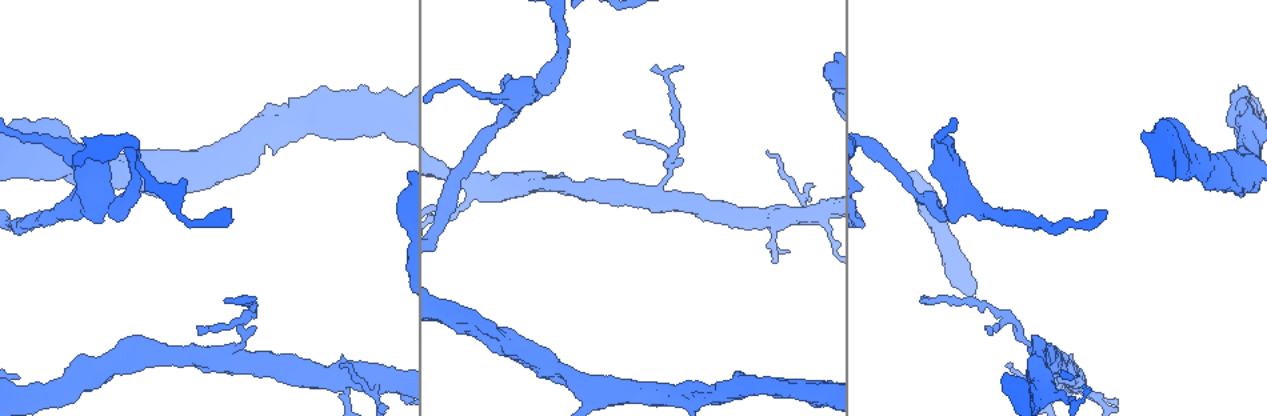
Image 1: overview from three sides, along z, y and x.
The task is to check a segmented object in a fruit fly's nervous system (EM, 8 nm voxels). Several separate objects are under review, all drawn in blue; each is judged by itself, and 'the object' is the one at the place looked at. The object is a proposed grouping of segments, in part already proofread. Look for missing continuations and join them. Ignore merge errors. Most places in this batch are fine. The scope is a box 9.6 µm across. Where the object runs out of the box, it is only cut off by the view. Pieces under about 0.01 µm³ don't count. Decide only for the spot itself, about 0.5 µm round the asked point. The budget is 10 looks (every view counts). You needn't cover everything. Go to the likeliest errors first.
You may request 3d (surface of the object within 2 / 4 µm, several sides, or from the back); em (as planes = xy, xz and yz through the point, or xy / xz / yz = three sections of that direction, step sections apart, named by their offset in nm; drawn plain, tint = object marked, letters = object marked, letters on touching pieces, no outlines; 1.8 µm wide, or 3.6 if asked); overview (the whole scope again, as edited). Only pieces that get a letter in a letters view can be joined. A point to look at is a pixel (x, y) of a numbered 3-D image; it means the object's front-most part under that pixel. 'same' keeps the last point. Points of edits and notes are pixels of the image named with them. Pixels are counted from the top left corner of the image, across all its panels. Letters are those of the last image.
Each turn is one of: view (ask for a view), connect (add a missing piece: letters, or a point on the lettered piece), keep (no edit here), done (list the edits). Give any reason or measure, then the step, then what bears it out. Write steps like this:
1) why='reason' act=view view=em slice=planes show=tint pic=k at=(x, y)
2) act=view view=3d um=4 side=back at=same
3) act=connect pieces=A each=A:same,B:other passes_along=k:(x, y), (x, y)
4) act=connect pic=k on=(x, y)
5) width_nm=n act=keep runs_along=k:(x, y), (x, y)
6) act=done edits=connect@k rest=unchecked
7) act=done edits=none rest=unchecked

why='tapers out' act=view view=em slice=xy step=8 show=tint pic=1 at=(683, 65)

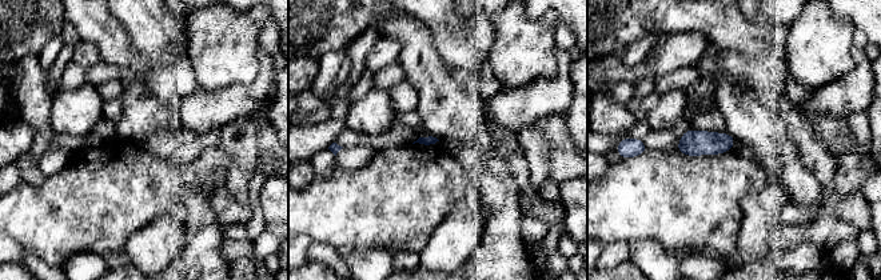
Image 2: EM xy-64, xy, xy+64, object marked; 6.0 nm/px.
act=view view=em slice=planes show=letters at=same

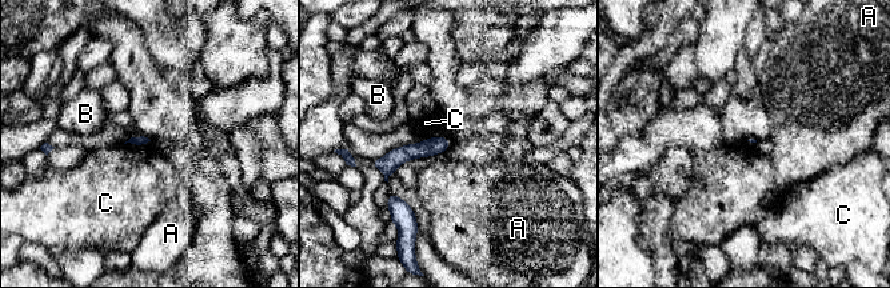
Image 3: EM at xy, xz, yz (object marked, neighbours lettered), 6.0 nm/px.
act=keep each=A:other,B:other,C:other runs_along=3:(444, 142), (376, 163) found='none of them fits'

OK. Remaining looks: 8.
why='thick turns thin' act=view view=3d um=4 pic=1 at=(959, 188)

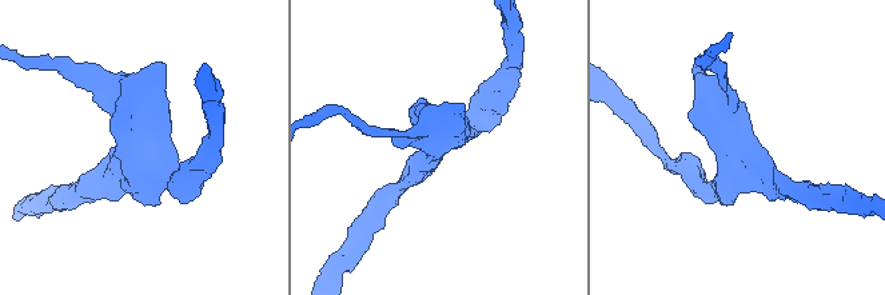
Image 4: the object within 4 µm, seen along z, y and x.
why='need the tissue' act=view view=em slice=yz step=8 show=tint pic=4 at=(132, 151)

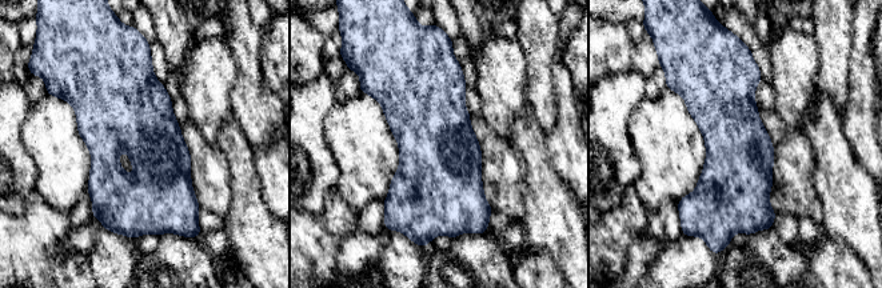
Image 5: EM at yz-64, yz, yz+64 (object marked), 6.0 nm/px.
act=view view=em slice=planes show=letters at=same

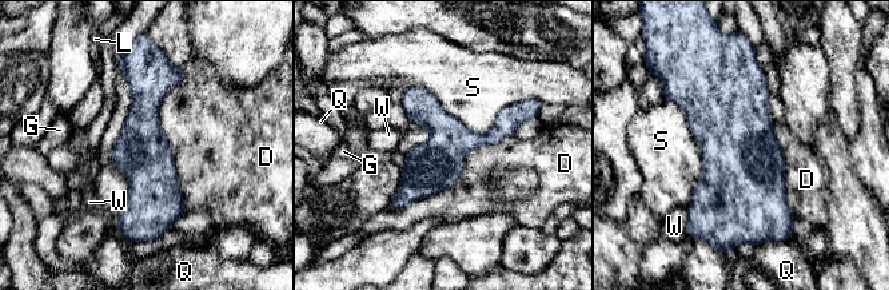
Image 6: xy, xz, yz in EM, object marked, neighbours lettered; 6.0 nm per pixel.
act=keep each=D:other,G:other,L:other,Q:other,S:other,W:other runs_along=6:(138, 70), (144, 83), (151, 230) found='none of them fits'

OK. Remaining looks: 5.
why='an open end' act=view view=3d um=4 side=back pic=1 at=(1238, 85)

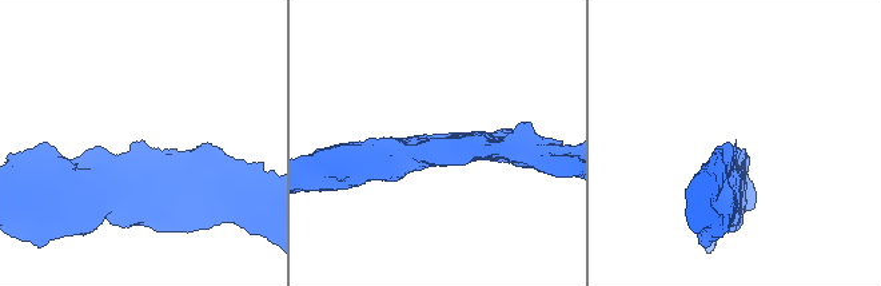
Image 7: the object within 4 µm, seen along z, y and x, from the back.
act=view view=em slice=yz step=16 show=tint pic=7 at=(138, 145)

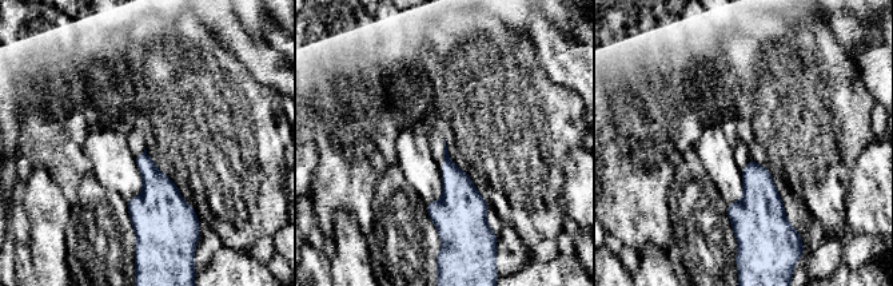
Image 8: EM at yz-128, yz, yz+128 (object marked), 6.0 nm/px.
act=view view=em slice=yz step=16 show=letters at=same

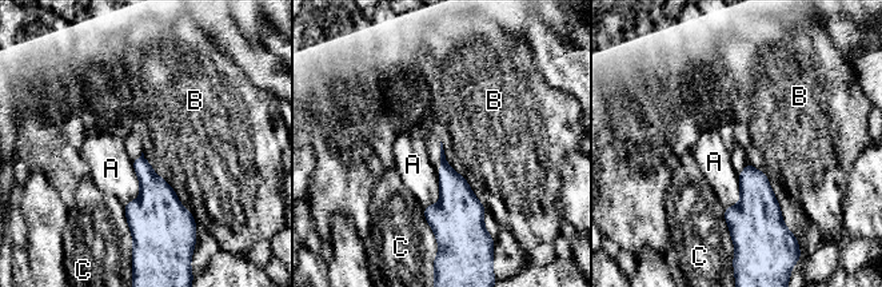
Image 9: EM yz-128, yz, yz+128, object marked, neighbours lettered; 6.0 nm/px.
act=keep each=A:other,B:other,C:other border=9:(154, 171), (175, 194) found='none of them fits'

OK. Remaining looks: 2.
act=done edits=none rest=unchecked

